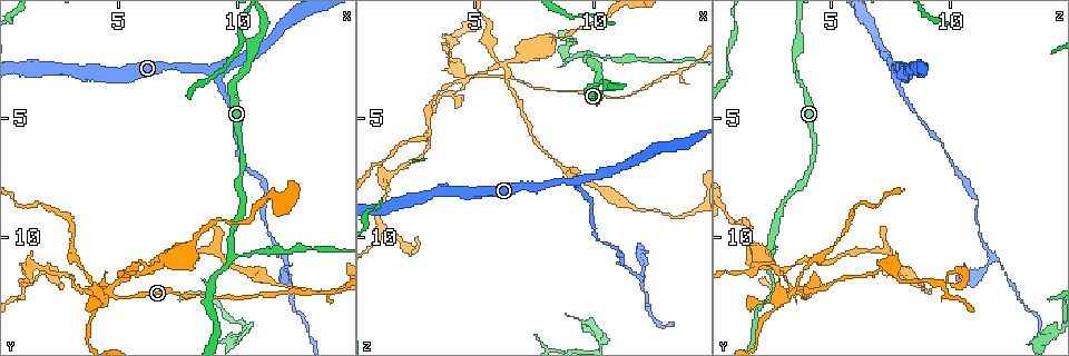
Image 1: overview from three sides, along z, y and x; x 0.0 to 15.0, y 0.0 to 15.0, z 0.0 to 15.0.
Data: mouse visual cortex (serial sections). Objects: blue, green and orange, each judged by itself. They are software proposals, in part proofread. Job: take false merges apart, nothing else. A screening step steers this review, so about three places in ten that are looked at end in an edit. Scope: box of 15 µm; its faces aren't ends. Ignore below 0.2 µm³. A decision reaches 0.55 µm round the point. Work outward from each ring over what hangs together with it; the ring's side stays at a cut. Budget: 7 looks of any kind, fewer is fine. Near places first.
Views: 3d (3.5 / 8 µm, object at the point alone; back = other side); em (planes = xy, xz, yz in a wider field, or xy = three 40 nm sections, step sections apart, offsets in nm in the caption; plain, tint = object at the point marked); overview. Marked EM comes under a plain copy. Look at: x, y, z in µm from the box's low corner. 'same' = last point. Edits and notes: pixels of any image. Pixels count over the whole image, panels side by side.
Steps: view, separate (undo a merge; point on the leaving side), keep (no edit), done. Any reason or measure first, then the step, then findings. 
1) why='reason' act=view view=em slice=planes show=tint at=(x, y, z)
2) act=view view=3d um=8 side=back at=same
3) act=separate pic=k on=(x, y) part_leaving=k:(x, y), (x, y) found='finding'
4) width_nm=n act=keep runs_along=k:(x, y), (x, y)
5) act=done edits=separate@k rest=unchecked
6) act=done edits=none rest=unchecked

why='abrupt turn' act=view view=3d um=3.5 at=(4.8, 12.3, 3.4)

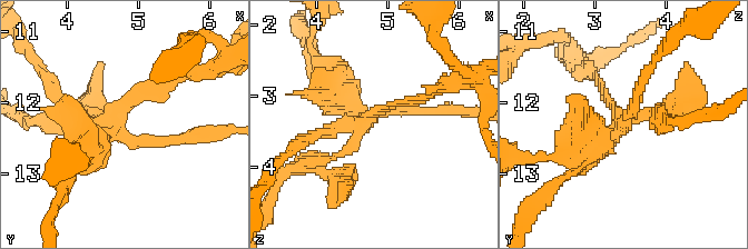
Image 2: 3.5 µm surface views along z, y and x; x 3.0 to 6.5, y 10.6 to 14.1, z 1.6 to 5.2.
why='need the tissue' act=view view=em slice=xy step=2 show=tint at=(4.70, 12.30, 3.30)

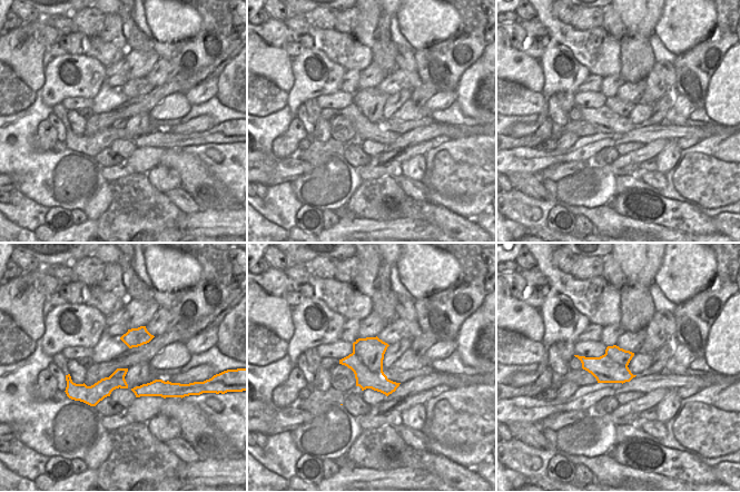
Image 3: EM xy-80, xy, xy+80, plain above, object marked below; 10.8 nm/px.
act=separate pic=2 on=(592, 145) found='a second cell is stuck on'

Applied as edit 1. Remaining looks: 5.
why='see it whole again' act=view view=overview

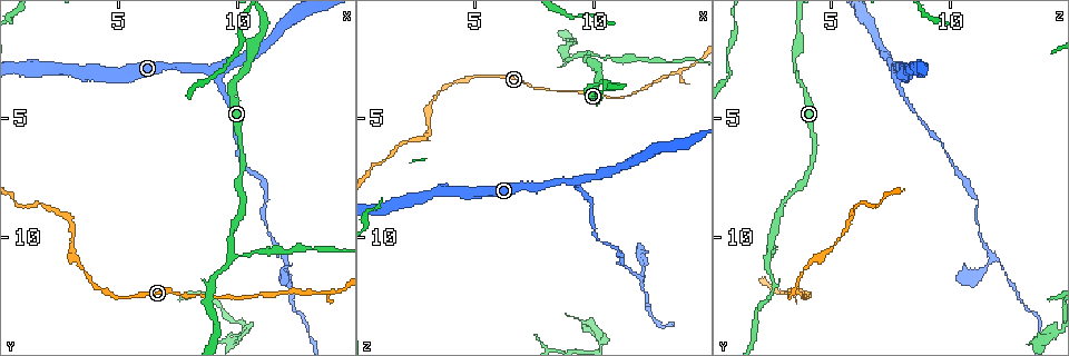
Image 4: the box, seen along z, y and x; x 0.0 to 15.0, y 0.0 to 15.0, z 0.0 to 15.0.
why='a fork' act=view view=3d um=3.5 at=(9.7, 10.8, 2.4)

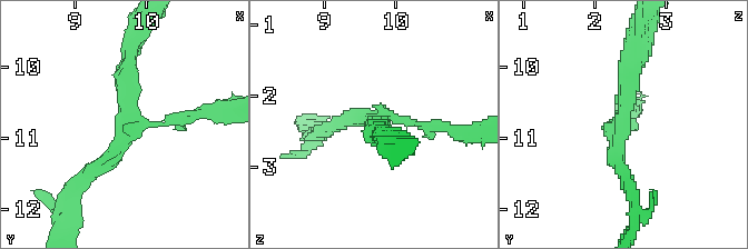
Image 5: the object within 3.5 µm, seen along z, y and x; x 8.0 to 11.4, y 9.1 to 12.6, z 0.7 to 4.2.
why='now the EM' act=view view=em slice=xy step=5 show=tint at=(9.80, 10.75, 2.35)

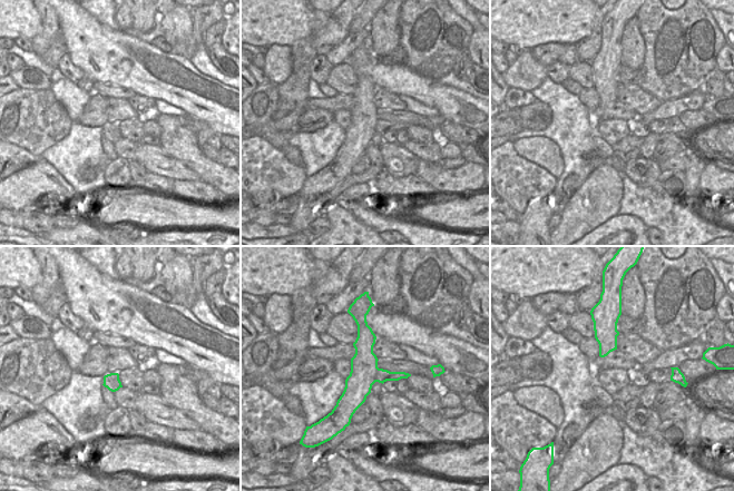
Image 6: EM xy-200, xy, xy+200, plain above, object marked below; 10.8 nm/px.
width_nm=320 act=keep runs_along=5:(129, 47), (129, 132), (88, 173) found='one cell here'

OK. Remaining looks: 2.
why='two arms in line, one across' act=view view=3d um=3.5 at=(8.9, 3.0, 7.5)

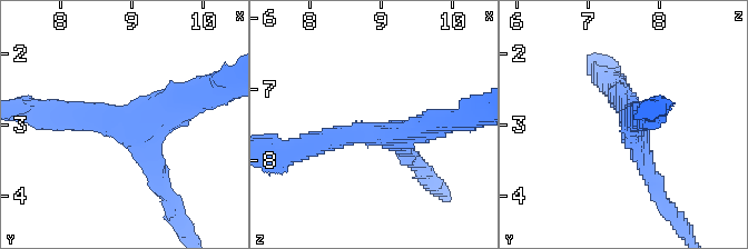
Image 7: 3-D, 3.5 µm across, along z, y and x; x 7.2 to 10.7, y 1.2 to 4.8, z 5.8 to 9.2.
why='need the tissue' act=view view=em slice=xy step=5 show=tint at=(8.95, 3.05, 7.60)

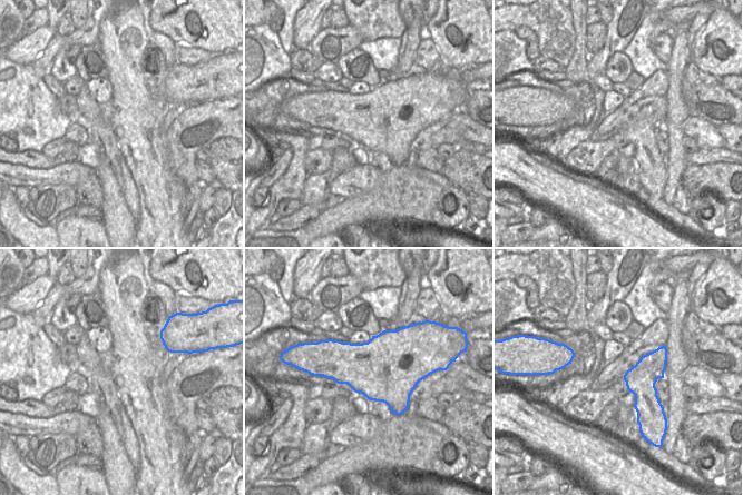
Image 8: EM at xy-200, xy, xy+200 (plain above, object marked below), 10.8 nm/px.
arms=3 arm_widths_nm=250,300,350 act=keep runs_along=7:(305, 147), (442, 121) found='all the same cell'

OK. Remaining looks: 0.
act=done edits=separate@2 rest=unchecked

